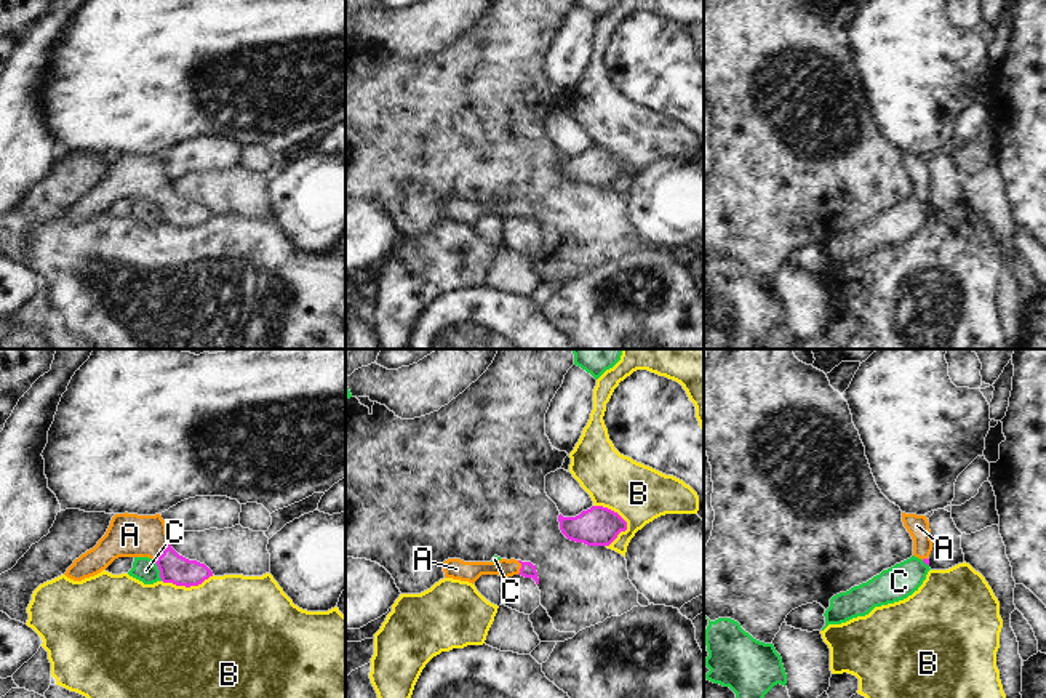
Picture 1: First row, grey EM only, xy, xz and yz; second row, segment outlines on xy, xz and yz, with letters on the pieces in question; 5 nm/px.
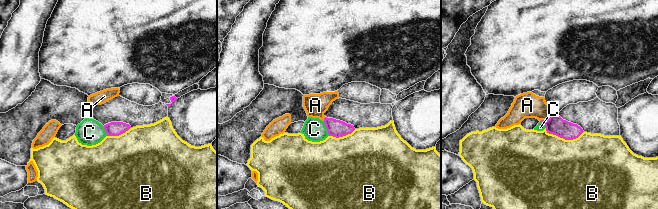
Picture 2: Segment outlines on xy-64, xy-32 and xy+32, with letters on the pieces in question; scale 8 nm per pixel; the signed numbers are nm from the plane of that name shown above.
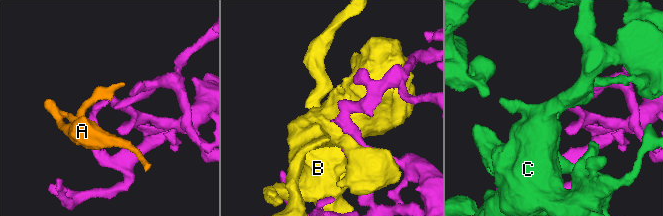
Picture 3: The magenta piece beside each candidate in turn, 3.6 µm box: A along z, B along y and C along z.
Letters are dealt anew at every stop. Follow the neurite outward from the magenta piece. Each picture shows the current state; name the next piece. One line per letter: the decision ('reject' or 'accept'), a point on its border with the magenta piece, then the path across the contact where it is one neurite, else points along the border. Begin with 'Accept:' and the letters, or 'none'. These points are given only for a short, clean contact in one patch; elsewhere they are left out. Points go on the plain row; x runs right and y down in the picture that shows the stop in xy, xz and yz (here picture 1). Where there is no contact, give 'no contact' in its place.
Accept: A
A: accept; meets magenta in xy at (163, 194); runs through xy (175, 210), (163, 194), (147, 178), (130, 176)
B: reject; meets magenta in xz at (622, 160)
C: reject; meets magenta in xy at (159, 210)

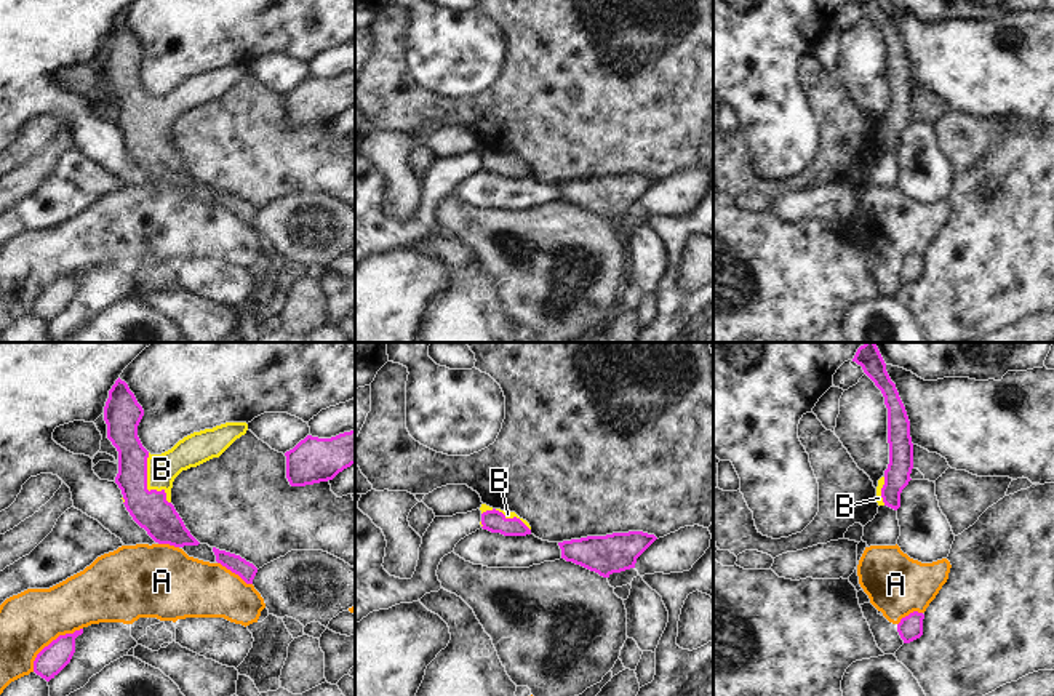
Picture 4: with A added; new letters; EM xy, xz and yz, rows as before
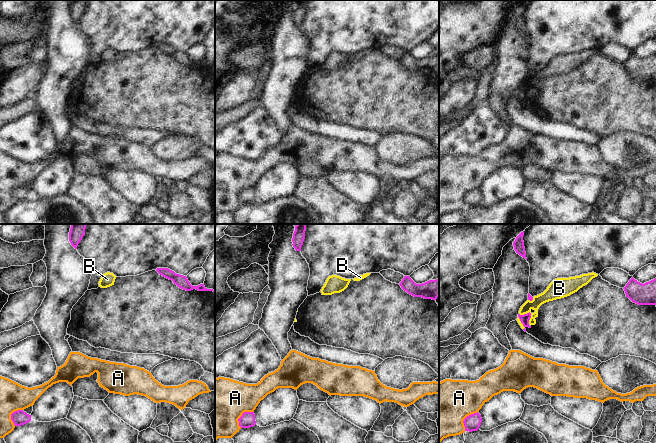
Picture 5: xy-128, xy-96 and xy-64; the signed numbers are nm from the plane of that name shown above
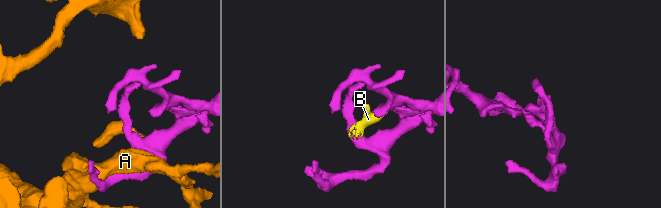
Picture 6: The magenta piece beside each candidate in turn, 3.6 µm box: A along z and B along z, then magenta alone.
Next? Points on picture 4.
Accept: B
A: reject; meets magenta in xy at (53, 282)
B: accept; meets magenta in xy at (146, 127); runs through xy (151, 152), (146, 127), (162, 111)

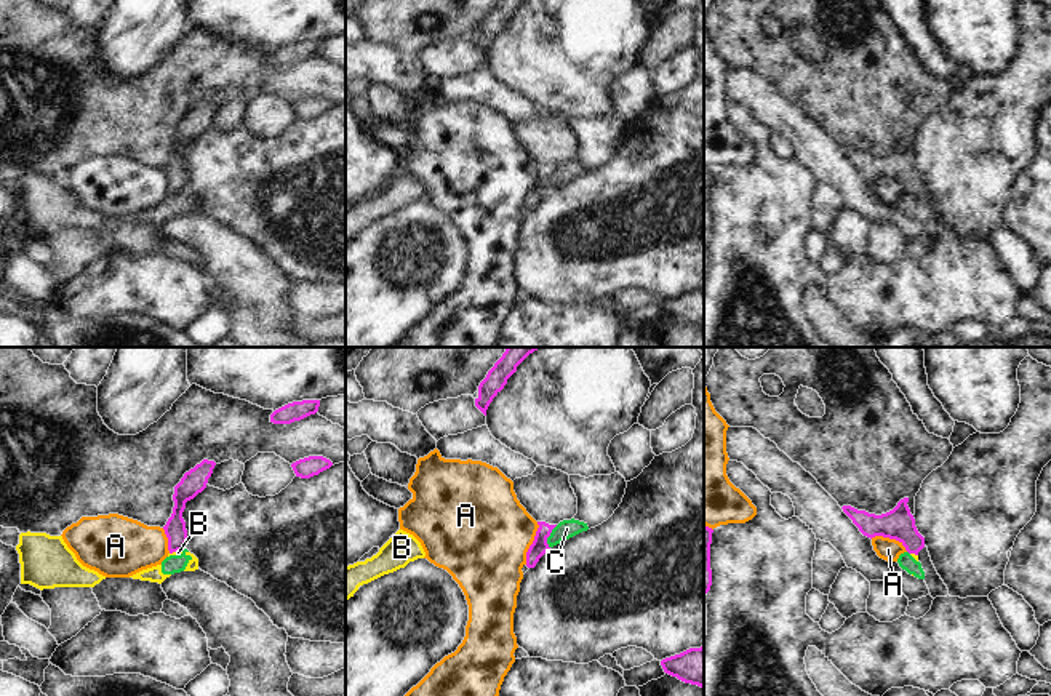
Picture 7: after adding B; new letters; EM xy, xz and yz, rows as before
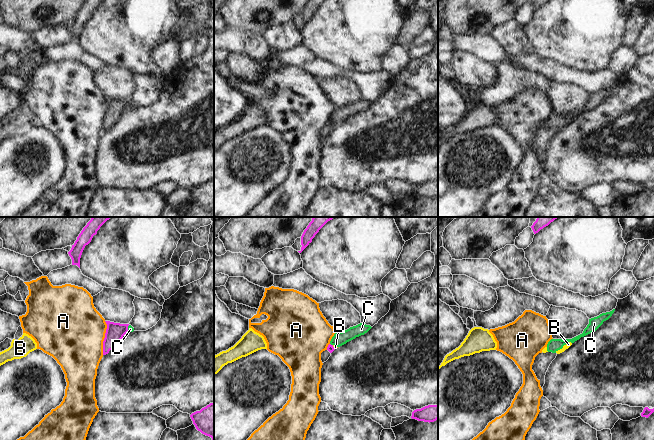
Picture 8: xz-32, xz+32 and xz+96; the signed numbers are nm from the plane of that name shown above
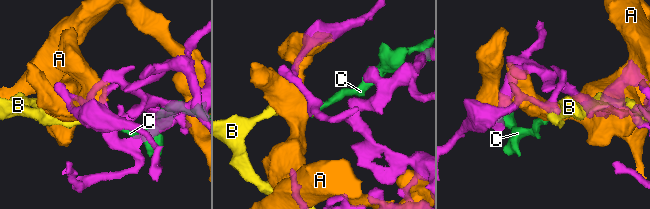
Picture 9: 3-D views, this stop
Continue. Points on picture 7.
Accept: none
A: reject; meets magenta in xz at (533, 184)
B: reject; meets magenta in xy at (175, 192)
C: reject; meets magenta in xz at (549, 176); border along xz (557, 167), (547, 180), (549, 189)

